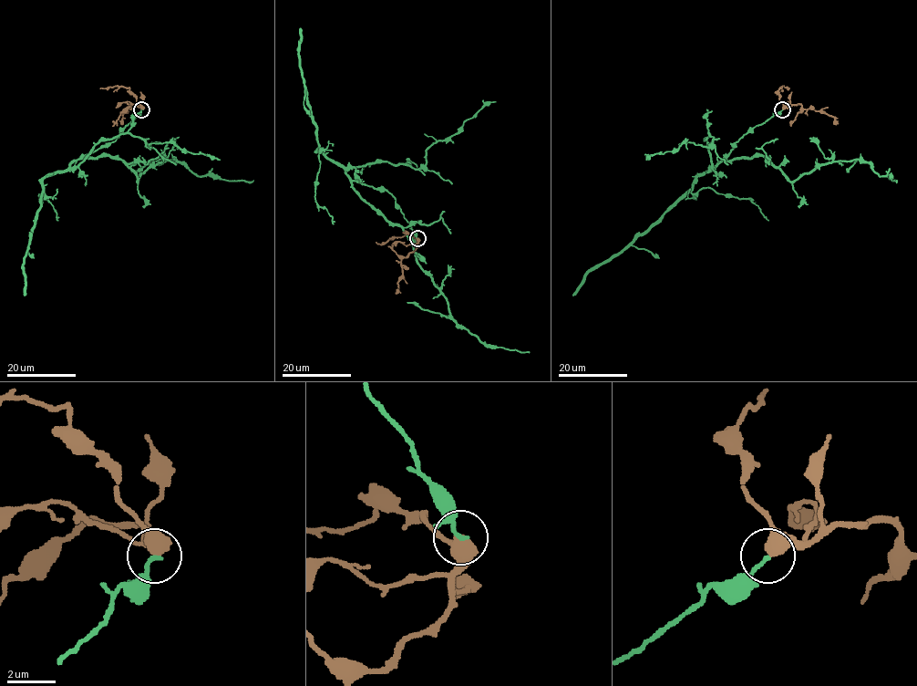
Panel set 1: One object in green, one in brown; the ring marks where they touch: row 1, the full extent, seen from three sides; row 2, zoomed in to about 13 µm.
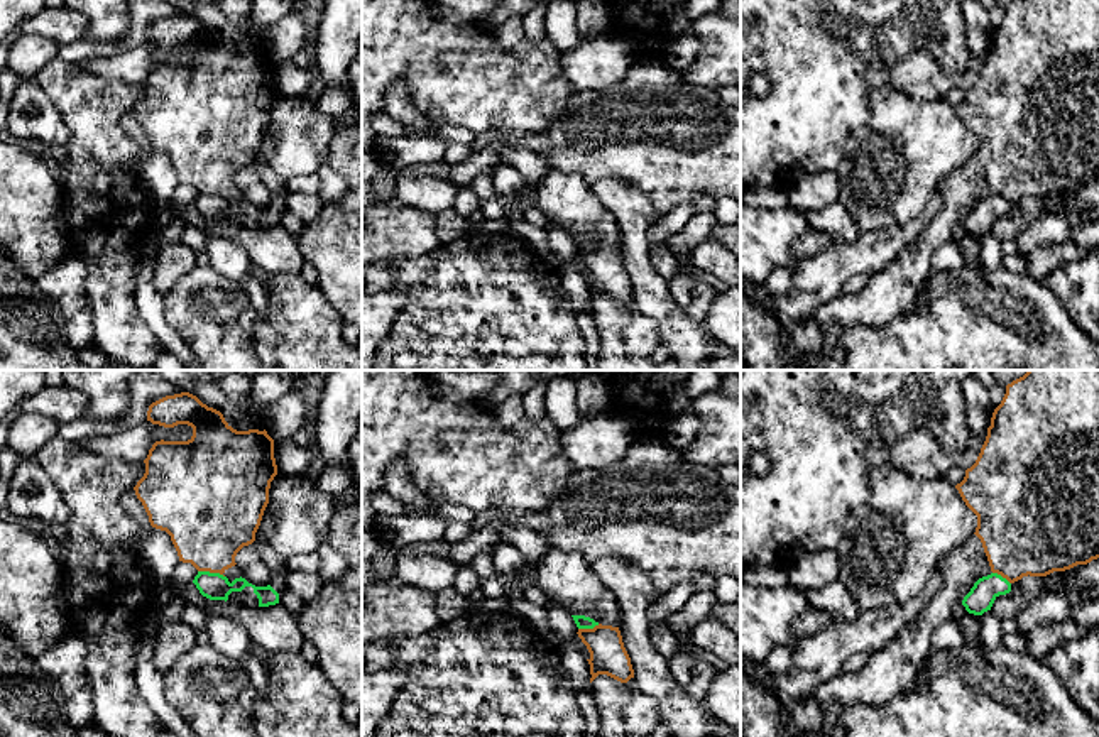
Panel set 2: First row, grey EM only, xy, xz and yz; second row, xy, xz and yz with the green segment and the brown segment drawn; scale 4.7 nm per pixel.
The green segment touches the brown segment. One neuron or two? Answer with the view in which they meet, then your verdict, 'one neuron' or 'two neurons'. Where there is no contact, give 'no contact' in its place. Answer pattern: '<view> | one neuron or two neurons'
xy | two neurons

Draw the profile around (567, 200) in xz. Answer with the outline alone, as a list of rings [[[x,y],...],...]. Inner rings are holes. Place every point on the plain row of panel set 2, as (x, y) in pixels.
[[[550,169],[533,189],[534,205],[546,215],[550,228],[597,243],[593,250],[578,250],[590,279],[590,304],[607,296],[621,304],[634,299],[631,279],[624,269],[621,232],[614,215],[599,201],[580,172]]]

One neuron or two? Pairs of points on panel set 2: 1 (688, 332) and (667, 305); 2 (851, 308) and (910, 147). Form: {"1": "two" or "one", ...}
{"1": "one", "2": "two"}

